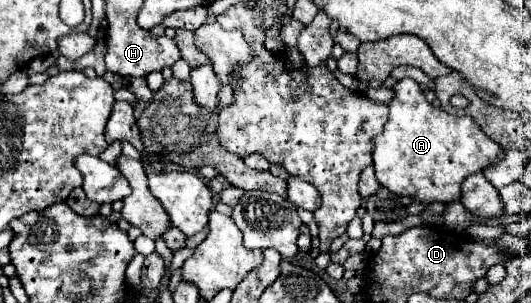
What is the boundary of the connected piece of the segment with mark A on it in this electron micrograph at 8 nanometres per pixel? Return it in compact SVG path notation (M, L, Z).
M403 78L395 88L395 96L389 102L389 120L385 124L385 130L375 138L375 150L373 150L373 166L377 174L377 182L399 196L411 196L415 202L431 204L431 202L443 202L451 204L461 198L461 184L467 176L483 172L487 166L503 158L503 148L495 144L469 116L455 118L441 108L433 108L419 84L411 78Z

